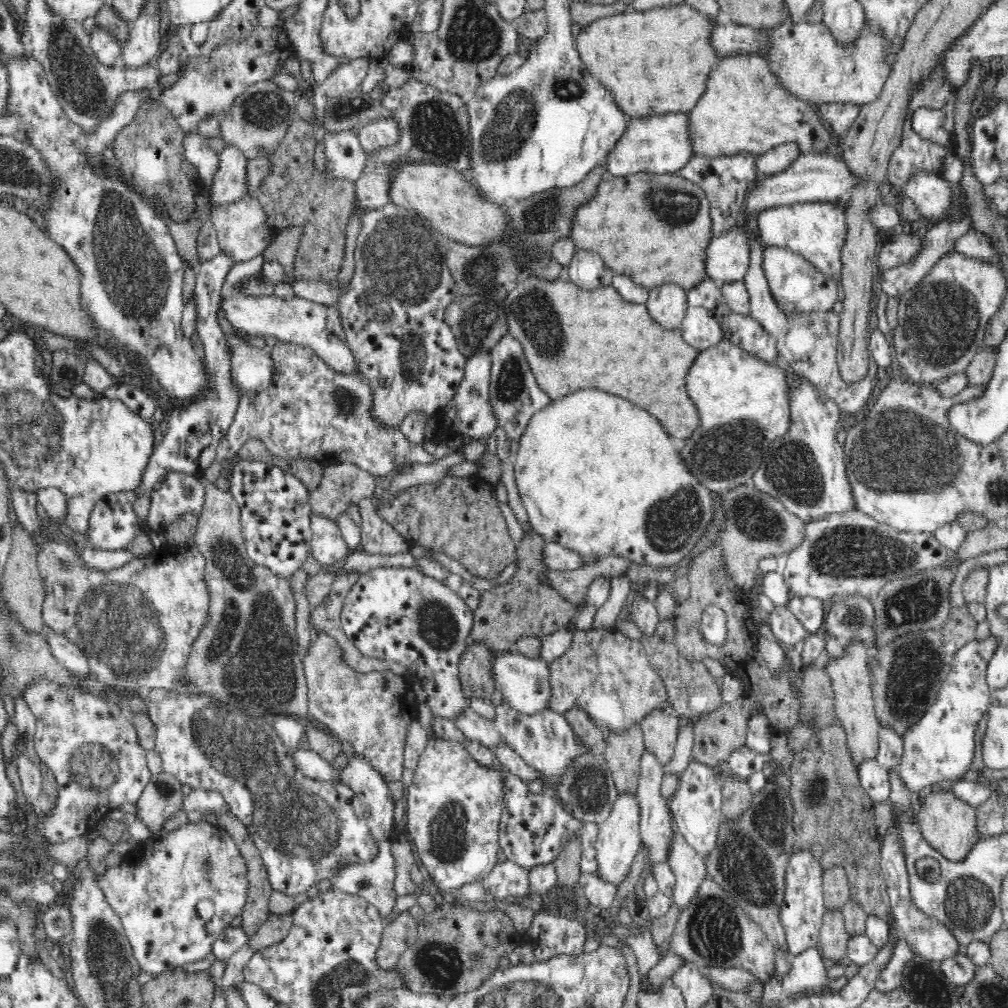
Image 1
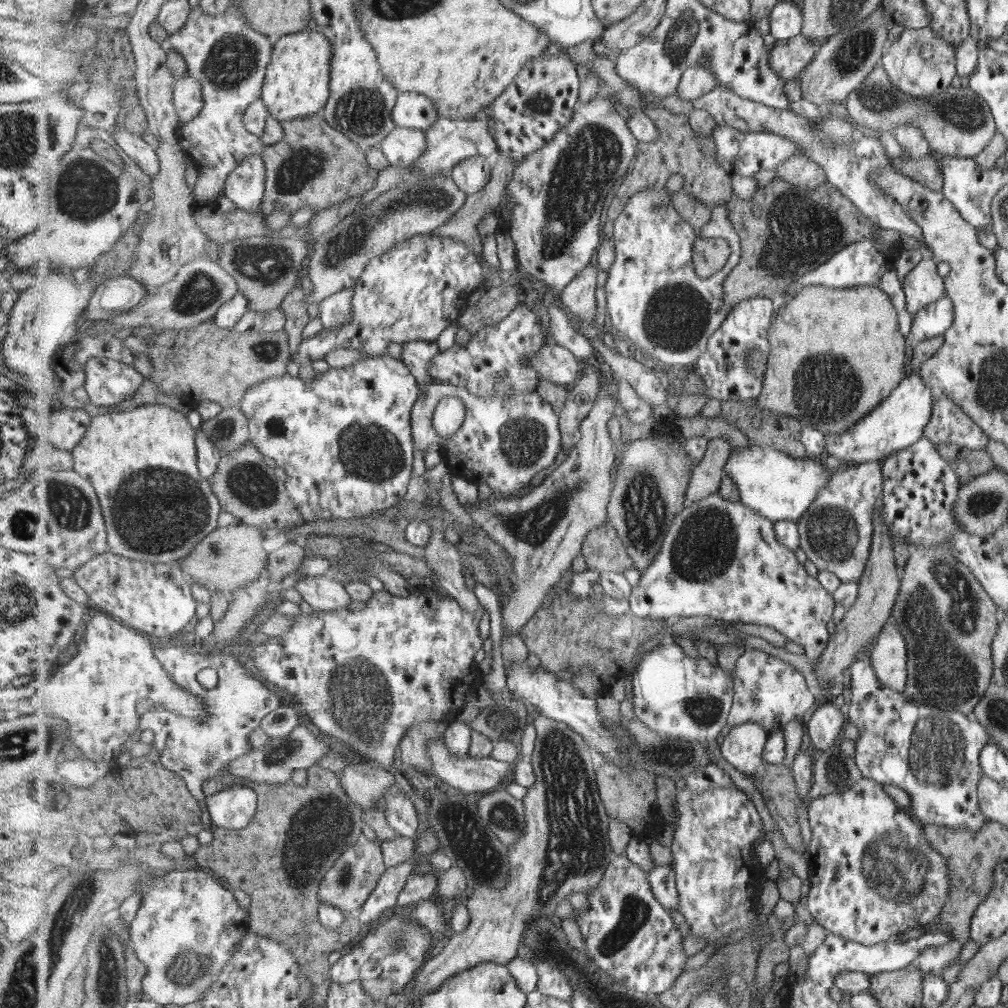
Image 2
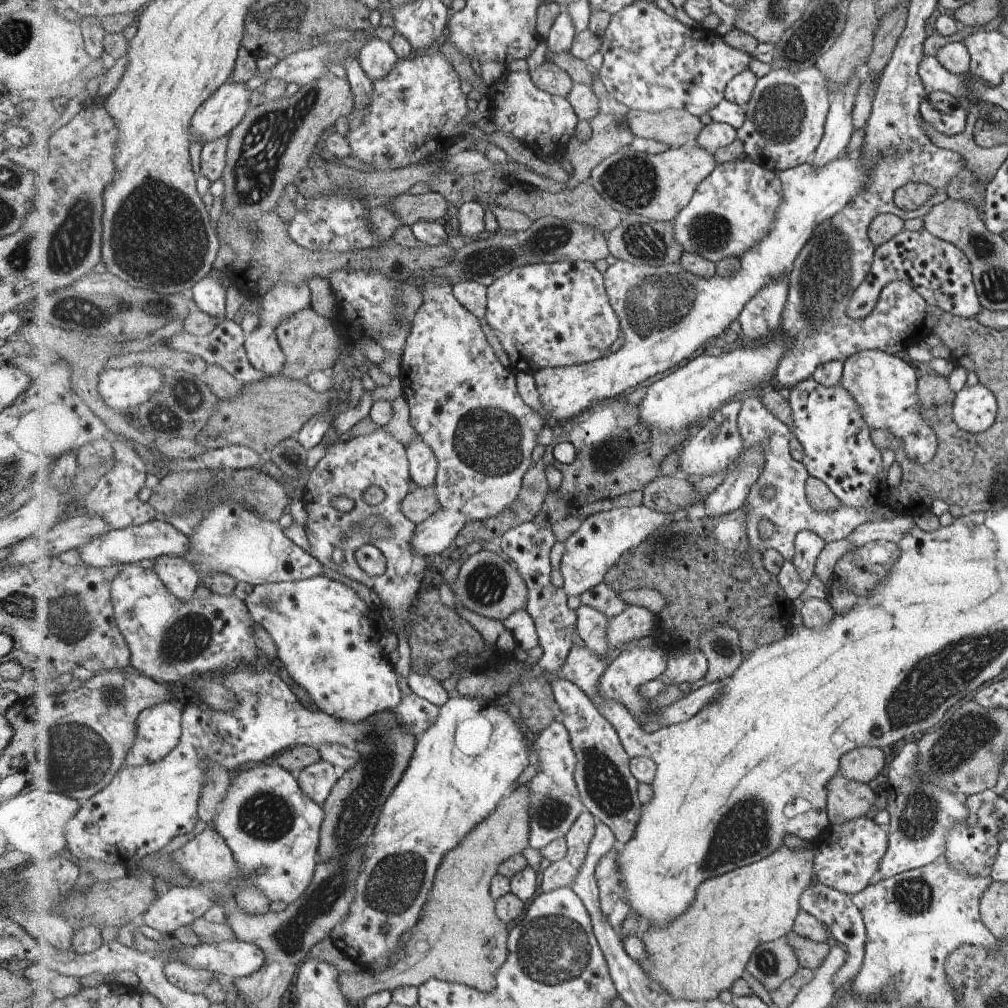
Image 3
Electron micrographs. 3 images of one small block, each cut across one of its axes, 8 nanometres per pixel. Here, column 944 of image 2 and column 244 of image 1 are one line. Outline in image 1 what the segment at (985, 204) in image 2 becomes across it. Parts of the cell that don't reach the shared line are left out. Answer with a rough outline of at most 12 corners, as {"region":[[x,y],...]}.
{"region":[[225,145],[207,190],[211,209],[250,196],[248,160]]}

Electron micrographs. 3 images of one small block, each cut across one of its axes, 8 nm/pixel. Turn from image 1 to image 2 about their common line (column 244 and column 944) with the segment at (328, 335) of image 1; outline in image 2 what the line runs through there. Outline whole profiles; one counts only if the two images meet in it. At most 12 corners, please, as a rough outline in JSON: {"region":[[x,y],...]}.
{"region":[[943,297],[912,315],[908,338],[941,336],[952,324],[952,301]]}

